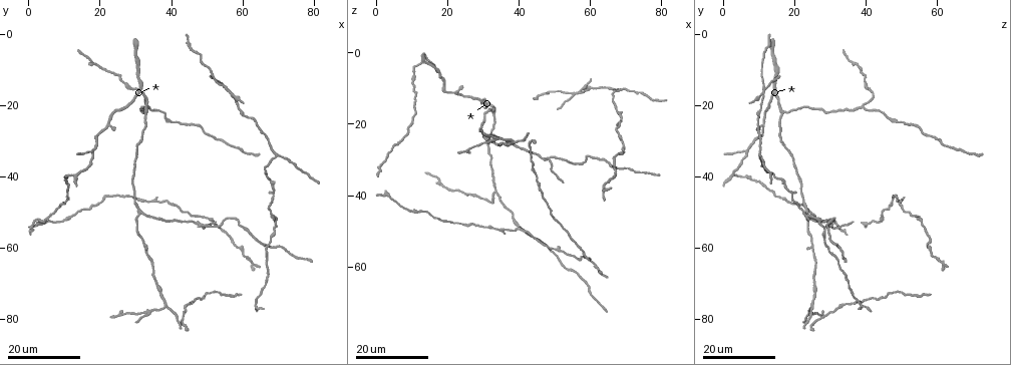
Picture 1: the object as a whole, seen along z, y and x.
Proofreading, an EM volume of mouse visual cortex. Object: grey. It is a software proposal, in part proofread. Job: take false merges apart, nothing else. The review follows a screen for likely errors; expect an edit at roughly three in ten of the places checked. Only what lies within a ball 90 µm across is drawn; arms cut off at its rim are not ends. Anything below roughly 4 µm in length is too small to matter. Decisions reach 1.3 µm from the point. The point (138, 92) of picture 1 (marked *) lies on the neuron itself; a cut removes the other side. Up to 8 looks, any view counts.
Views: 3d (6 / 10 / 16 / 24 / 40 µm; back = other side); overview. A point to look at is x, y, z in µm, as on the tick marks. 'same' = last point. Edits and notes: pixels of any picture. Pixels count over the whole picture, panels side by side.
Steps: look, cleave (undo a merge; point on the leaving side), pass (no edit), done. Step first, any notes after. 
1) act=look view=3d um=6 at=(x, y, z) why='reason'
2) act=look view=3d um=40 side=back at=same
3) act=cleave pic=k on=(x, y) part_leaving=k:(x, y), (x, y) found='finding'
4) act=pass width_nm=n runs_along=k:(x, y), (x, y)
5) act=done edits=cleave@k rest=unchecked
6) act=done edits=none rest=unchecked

act=look view=3d um=16 at=(31.5, 50.5, 23.5) why='three-way junction'

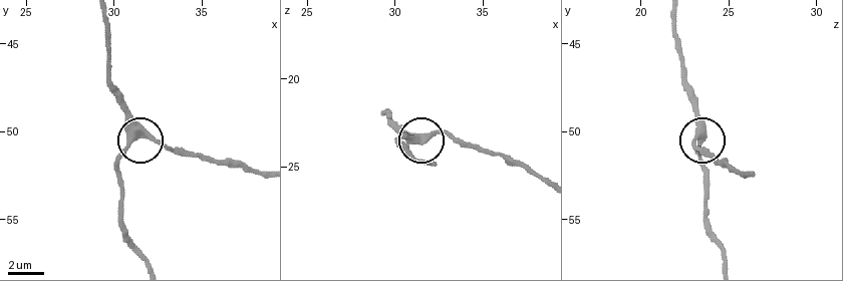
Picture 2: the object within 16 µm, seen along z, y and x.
act=look view=3d um=10 at=(31.4, 50.1, 23.5)

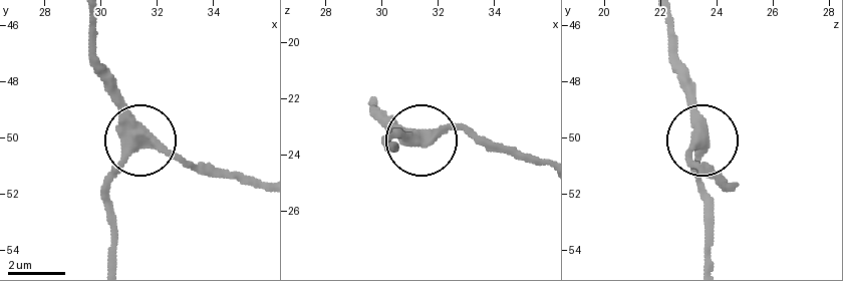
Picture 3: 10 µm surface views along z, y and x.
act=pass side_arm_um=82 runs_along=3:(92, 16), (97, 66), (141, 138), (101, 187) found='all the same neuron'

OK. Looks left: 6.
act=look view=3d um=16 at=(69.5, 33.5, 10.5) why='two arms in line, one across'

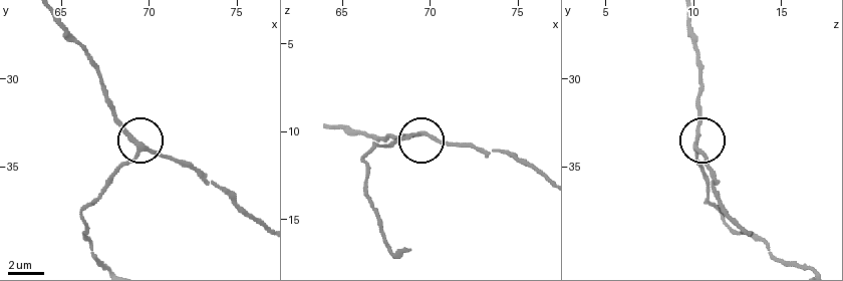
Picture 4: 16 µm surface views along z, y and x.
act=look view=3d um=10 at=(69.9, 34.0, 10.2)

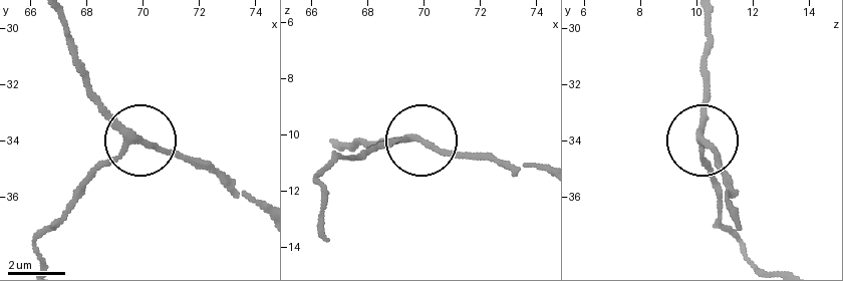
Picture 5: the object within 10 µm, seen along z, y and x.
act=pass width_nm=190 found='all the same neuron'

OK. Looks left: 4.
act=look view=3d um=24 at=(48.5, 53.5, 29.0) why='arms part here'

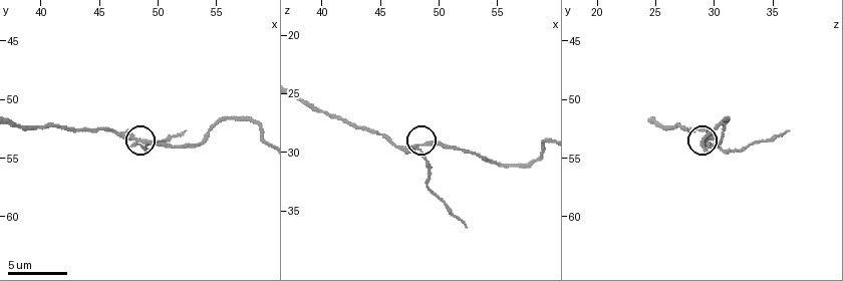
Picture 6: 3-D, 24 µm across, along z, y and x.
act=look view=3d um=6 at=(48.4, 53.8, 29.6)

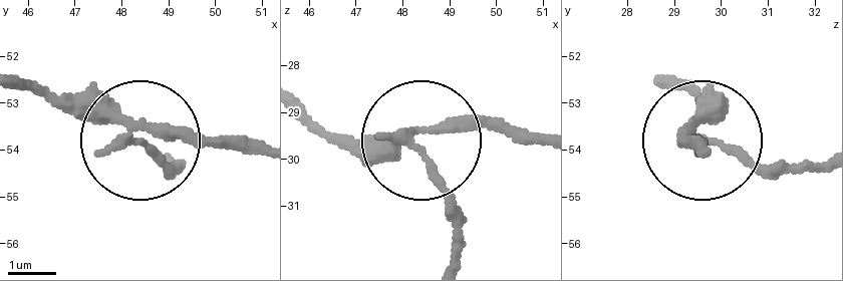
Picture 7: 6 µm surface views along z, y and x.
act=cleave pic=7 on=(161, 160) width_nm=220 part_leaving=7:(408, 136), (437, 181), (457, 264) found='two neurons meet here'

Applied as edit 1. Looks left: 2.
act=look view=3d um=24 at=(38.5, 76.0, 24.5) why='three-way junction'

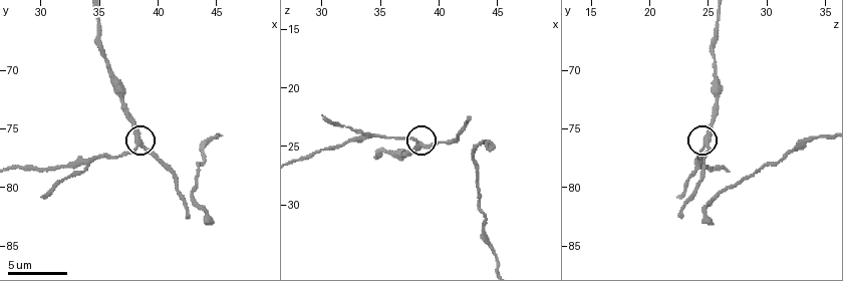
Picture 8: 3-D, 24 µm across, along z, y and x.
act=look view=3d um=6 at=(38.4, 76.2, 24.8)

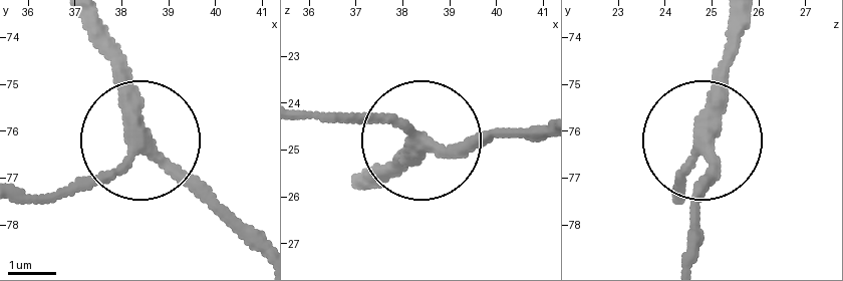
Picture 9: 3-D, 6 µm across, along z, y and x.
act=pass arms=3 found='all the same neuron'

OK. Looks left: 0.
act=done edits=cleave@7 rest=unchecked

